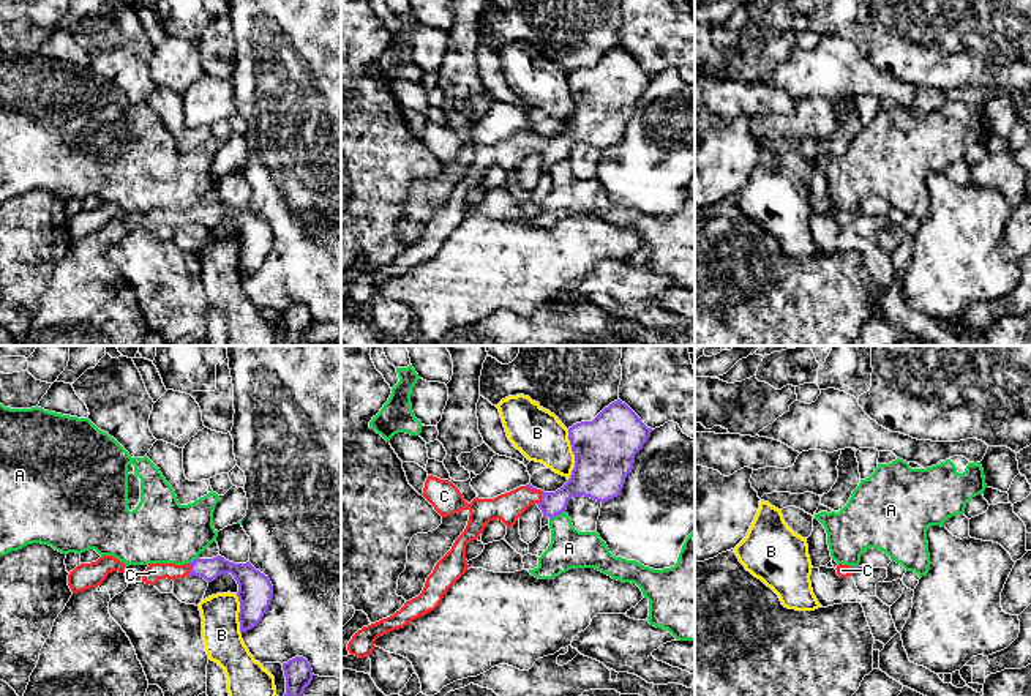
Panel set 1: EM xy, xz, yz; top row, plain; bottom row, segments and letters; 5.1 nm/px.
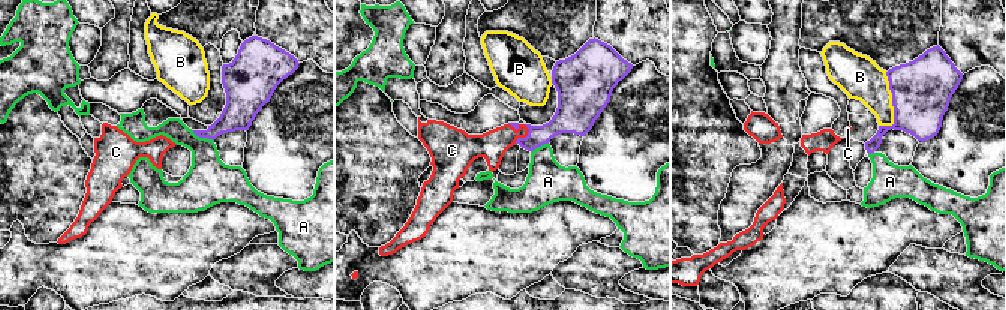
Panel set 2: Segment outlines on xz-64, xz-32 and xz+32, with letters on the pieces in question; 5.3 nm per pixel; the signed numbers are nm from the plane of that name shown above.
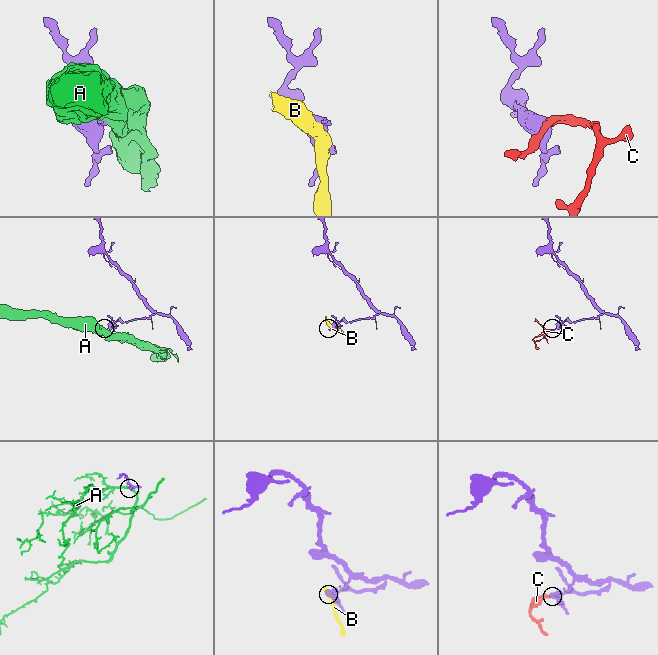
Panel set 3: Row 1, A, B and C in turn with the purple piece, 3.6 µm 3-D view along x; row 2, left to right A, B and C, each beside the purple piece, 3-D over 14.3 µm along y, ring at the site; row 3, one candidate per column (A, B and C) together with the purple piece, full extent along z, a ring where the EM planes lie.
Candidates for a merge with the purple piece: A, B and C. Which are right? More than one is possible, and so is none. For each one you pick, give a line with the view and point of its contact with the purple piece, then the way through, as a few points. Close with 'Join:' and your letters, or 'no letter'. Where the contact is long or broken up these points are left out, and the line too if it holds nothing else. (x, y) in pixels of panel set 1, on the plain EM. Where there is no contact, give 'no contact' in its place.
C: xz (542, 144) | across xz (586, 125), (561, 144), (542, 144), (521, 144), (507, 153)
Join: C

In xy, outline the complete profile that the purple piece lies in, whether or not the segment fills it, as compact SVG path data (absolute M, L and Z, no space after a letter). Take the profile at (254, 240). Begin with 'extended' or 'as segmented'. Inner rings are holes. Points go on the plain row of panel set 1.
extended | M221 202L213 205L196 205L185 211L175 210L148 210L142 229L155 232L159 226L172 226L185 223L201 223L207 229L215 227L219 221L231 219L238 230L240 248L240 279L254 275L267 259L273 245L273 232L264 219L256 216L249 208L234 210Z

